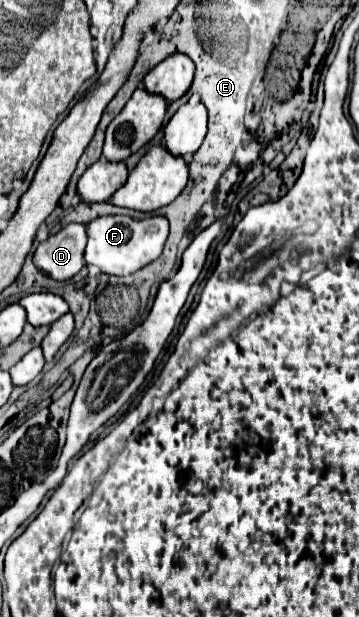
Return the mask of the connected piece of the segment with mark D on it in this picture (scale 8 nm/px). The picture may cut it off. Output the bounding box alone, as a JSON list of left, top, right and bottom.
[34,224,86,280]

